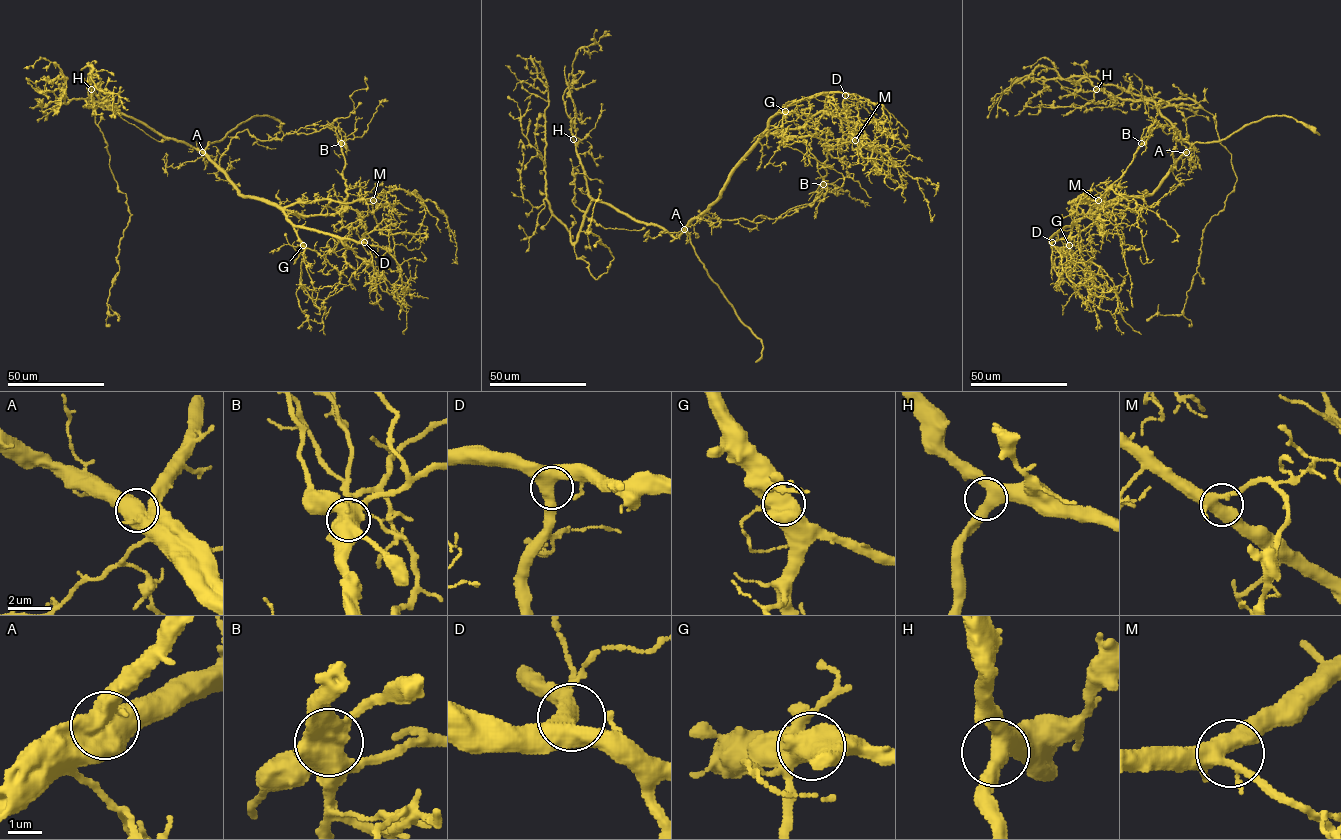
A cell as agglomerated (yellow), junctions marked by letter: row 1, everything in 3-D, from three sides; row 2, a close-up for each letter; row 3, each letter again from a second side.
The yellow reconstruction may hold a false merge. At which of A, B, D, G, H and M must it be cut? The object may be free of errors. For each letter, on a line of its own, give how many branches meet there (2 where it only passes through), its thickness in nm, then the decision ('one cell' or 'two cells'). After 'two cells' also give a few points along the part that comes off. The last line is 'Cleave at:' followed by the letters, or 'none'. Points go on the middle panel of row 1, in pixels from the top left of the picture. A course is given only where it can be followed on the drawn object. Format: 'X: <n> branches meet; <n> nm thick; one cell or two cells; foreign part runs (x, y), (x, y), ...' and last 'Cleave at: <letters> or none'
A: 4 branches meet; 500 nm thick; one cell
B: 4 branches meet; 600 nm thick; two cells; foreign part runs (823, 184), (814, 204), (809, 205), (817, 196), (835, 188), (831, 184), (846, 175)
D: 3 branches meet; 460 nm thick; one cell
G: 4 branches meet; 550 nm thick; one cell
H: 3 branches meet; 460 nm thick; one cell
M: 5 branches meet; 440 nm thick; one cell
Cleave at: B

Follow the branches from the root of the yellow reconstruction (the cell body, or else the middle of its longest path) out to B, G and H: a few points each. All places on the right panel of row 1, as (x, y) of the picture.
B: (1192, 146), (1174, 165), (1177, 129), (1176, 140), (1172, 139), (1176, 132), (1166, 134), (1161, 124), (1141, 143)
G: (1192, 146), (1194, 147), (1177, 161), (1151, 194), (1102, 203), (1077, 220), (1069, 245)
H: (1192, 146), (1181, 137), (1153, 101), (1124, 100), (1096, 89)

